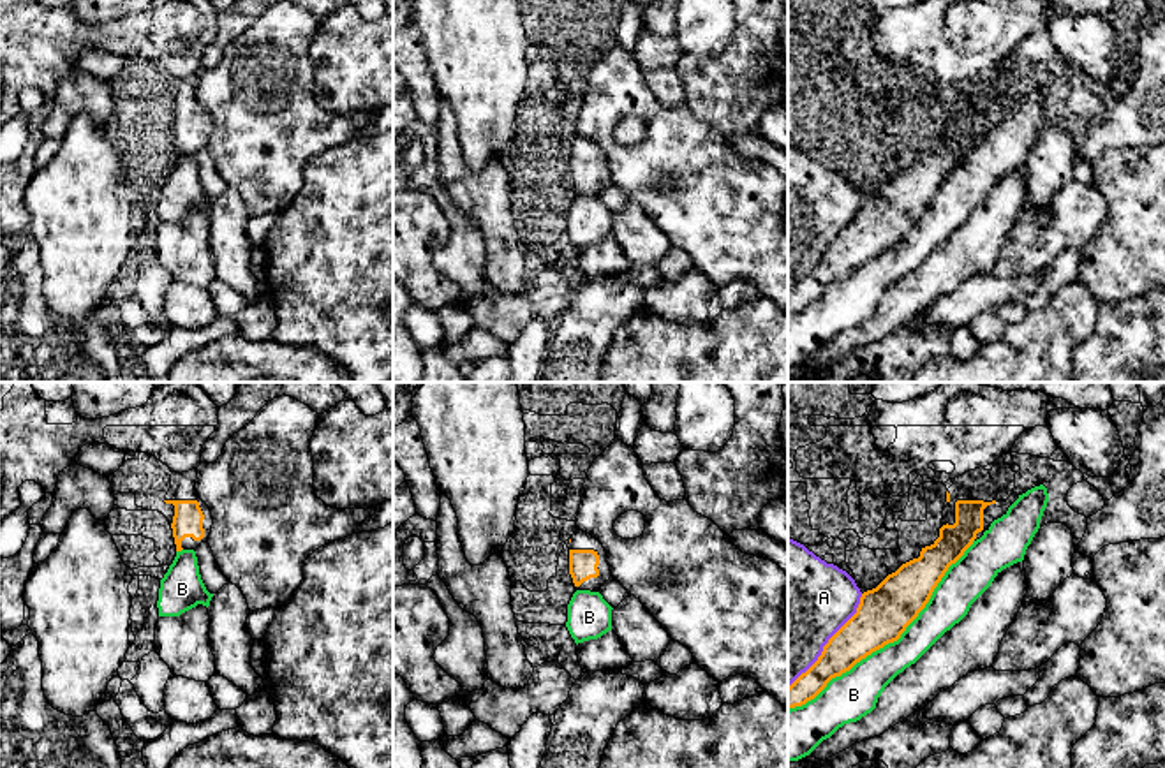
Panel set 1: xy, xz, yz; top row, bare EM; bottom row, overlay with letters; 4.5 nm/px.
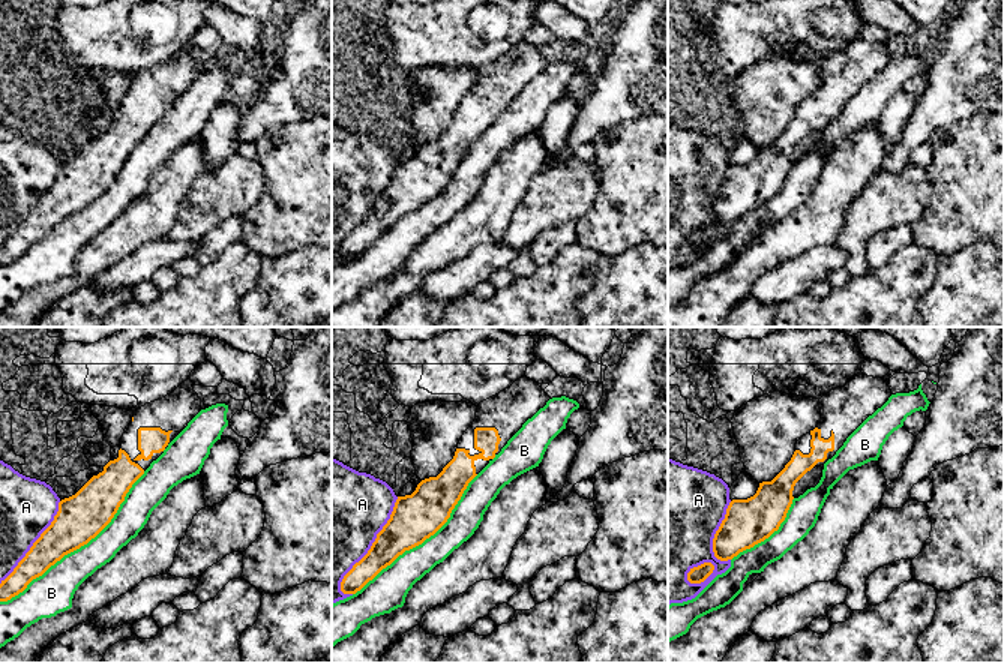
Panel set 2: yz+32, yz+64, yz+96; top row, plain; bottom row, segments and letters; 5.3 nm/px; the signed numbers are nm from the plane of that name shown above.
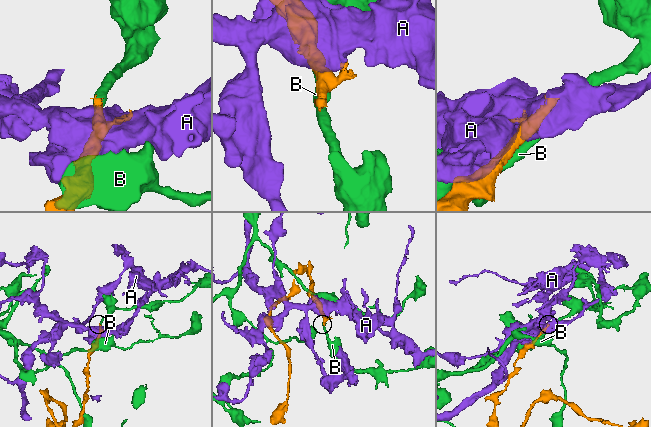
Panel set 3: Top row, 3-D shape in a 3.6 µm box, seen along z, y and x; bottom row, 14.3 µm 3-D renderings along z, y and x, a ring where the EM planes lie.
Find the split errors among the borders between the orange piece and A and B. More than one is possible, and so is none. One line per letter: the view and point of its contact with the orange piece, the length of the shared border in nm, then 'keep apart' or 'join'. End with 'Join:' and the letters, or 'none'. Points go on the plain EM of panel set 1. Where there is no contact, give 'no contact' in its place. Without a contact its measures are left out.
A: yz (829, 247) | 550 nm | keep apart
B: yz (892, 247) | 1150 nm | keep apart
Join: none

